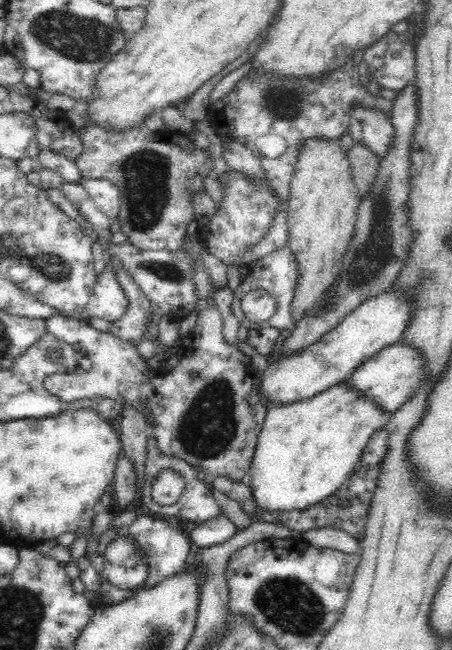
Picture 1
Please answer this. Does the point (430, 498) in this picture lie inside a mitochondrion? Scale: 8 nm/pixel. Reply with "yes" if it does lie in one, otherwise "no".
no

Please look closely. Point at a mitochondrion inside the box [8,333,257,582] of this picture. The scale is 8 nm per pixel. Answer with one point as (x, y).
(206, 428)

